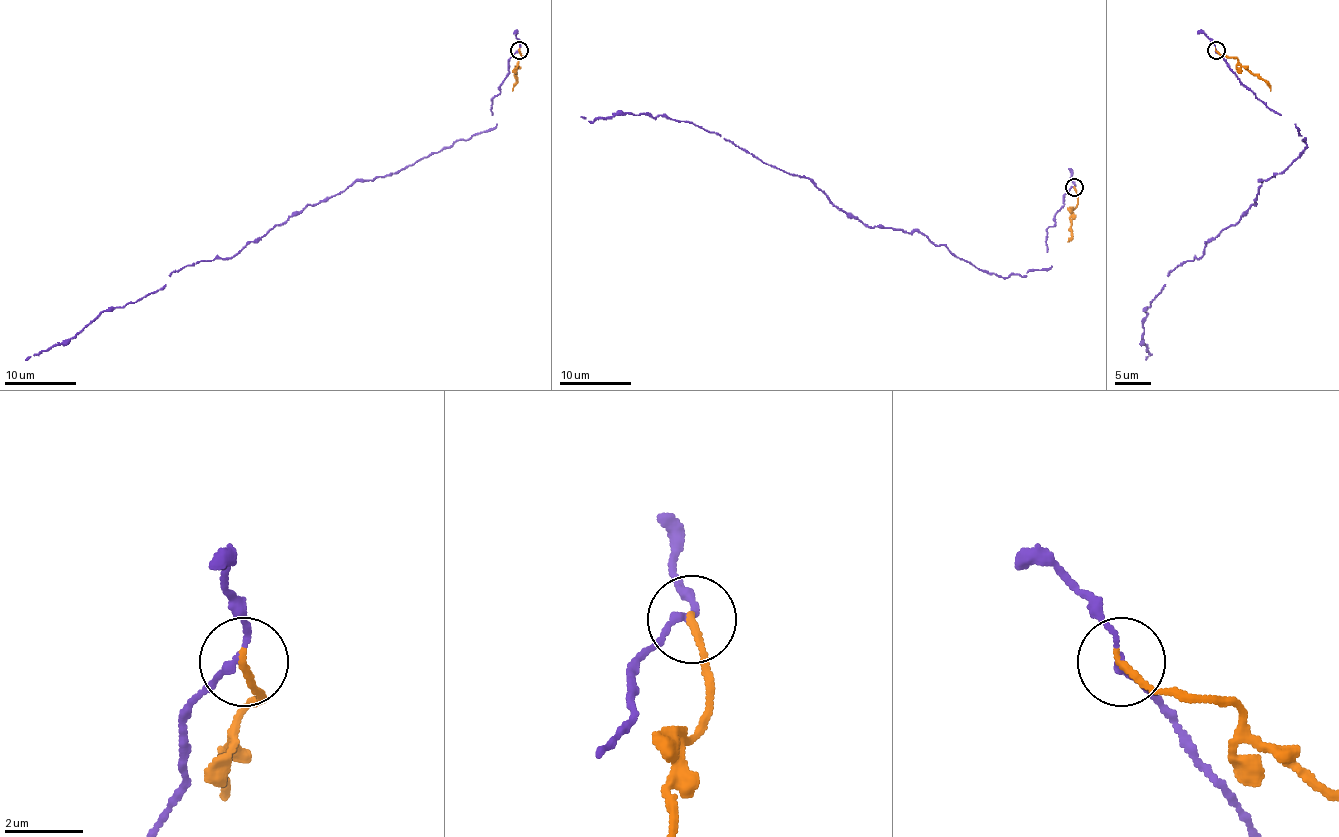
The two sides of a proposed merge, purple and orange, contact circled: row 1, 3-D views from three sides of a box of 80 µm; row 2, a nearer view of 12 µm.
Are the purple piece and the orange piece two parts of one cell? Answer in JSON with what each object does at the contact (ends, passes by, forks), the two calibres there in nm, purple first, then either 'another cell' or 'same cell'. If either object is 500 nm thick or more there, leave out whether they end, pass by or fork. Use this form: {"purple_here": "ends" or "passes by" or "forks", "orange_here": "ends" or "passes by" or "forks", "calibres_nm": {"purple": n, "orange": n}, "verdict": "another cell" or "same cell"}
{"purple_here": "passes by", "orange_here": "ends", "calibres_nm": {"purple": 150, "orange": 180}, "verdict": "another cell"}

